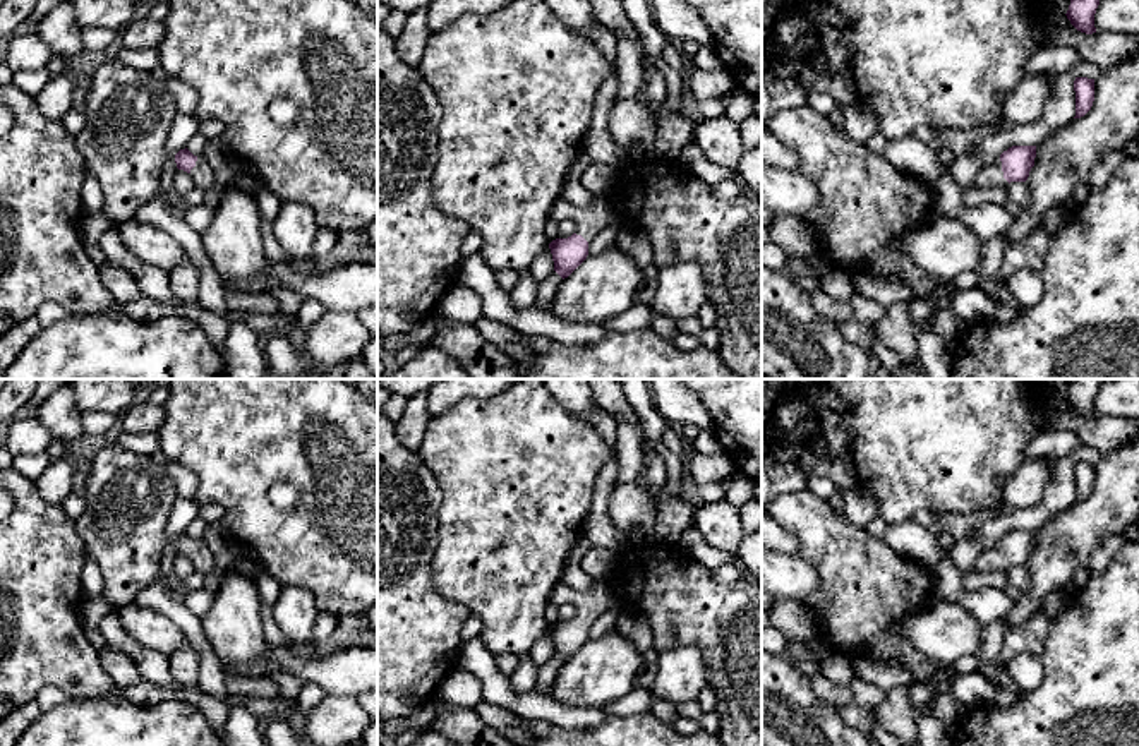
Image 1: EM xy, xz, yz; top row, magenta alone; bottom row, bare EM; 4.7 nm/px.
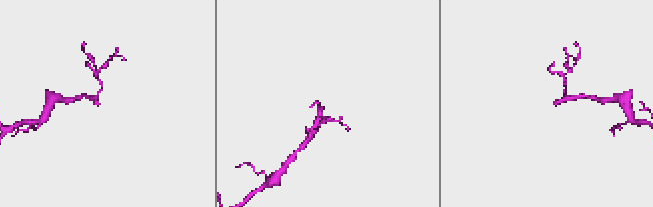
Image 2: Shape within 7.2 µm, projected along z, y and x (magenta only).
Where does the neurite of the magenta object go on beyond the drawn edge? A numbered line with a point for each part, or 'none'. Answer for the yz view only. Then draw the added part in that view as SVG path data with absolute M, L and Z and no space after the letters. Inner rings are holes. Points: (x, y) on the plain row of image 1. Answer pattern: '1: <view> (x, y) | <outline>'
1: yz (990, 559) | M1000 540L991 549L983 550L973 568L979 573L1007 573L1009 566L1003 563Z

